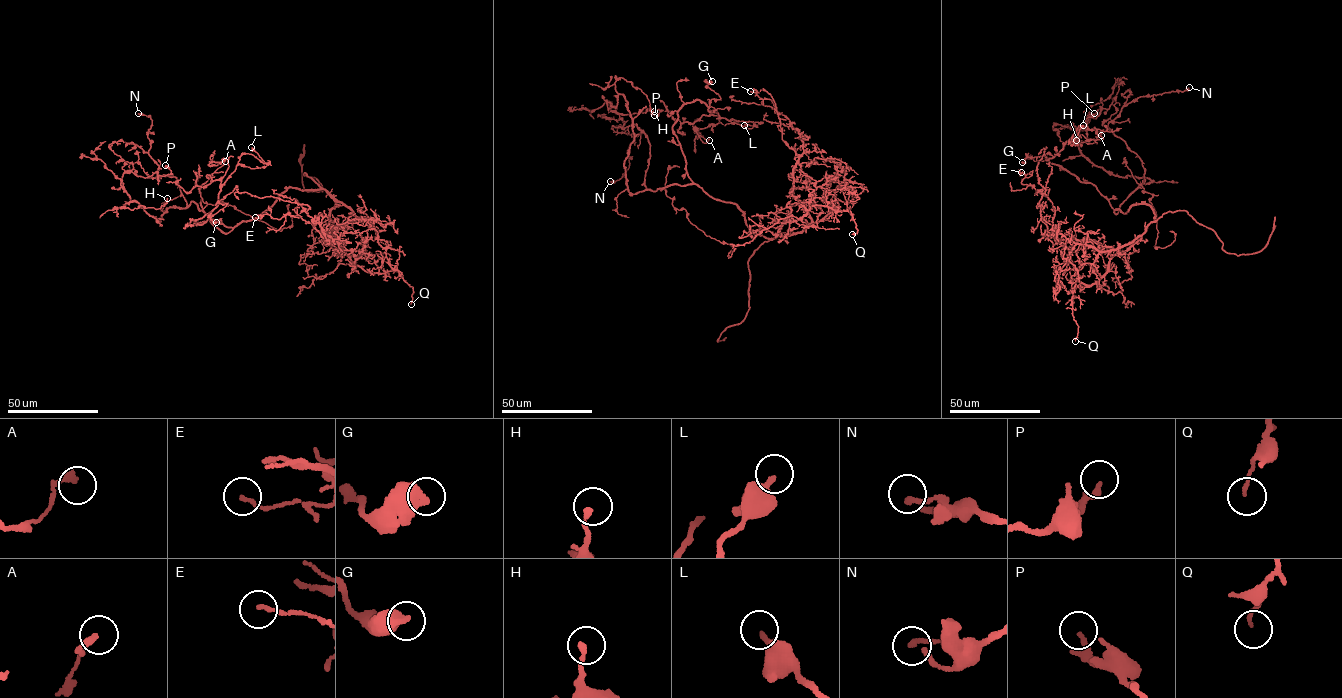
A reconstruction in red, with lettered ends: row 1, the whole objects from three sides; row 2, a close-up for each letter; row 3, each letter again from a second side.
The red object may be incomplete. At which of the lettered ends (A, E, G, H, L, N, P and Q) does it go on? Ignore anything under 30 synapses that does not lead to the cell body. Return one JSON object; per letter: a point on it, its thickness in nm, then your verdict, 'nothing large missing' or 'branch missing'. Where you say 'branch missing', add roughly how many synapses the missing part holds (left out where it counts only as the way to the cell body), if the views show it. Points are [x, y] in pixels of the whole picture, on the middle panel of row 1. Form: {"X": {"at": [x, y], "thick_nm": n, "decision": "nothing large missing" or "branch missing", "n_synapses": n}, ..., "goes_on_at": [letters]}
{"A": {"at": [709, 140], "thick_nm": 240, "decision": "nothing large missing"}, "E": {"at": [750, 91], "thick_nm": 120, "decision": "nothing large missing"}, "G": {"at": [712, 81], "thick_nm": 550, "decision": "nothing large missing"}, "H": {"at": [654, 111], "thick_nm": 200, "decision": "nothing large missing"}, "L": {"at": [744, 125], "thick_nm": 360, "decision": "nothing large missing"}, "N": {"at": [610, 181], "thick_nm": 190, "decision": "nothing large missing"}, "P": {"at": [654, 115], "thick_nm": 140, "decision": "nothing large missing"}, "Q": {"at": [852, 234], "thick_nm": 110, "decision": "nothing large missing"}, "goes_on_at": []}

